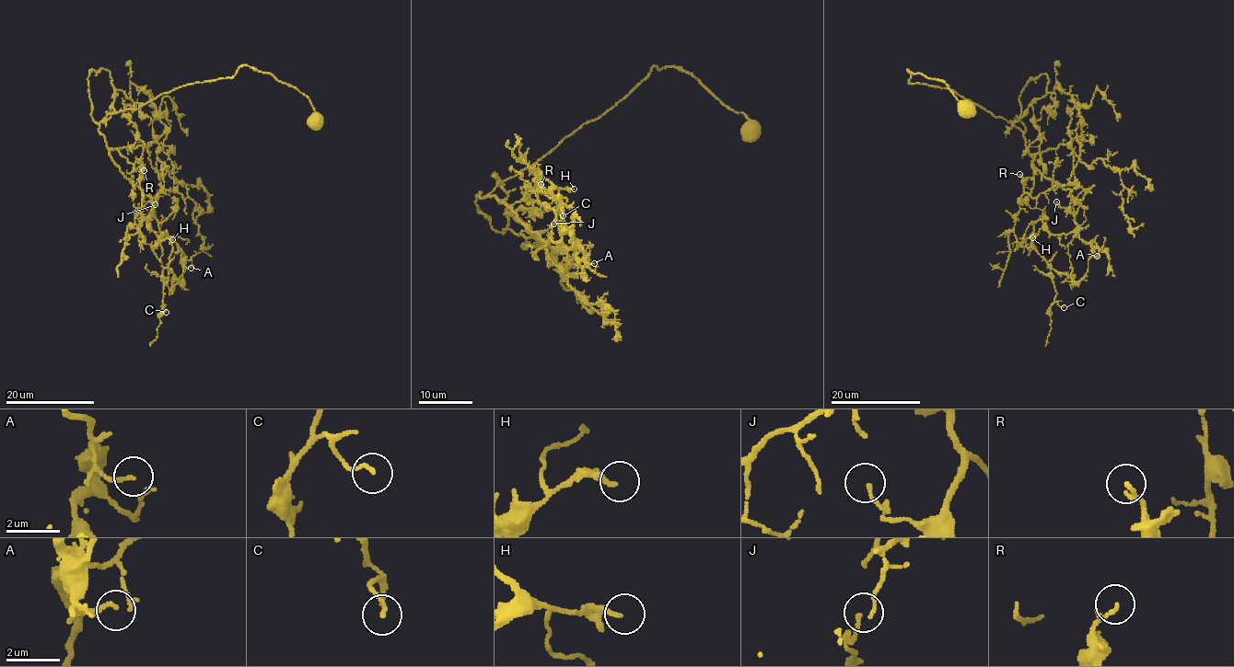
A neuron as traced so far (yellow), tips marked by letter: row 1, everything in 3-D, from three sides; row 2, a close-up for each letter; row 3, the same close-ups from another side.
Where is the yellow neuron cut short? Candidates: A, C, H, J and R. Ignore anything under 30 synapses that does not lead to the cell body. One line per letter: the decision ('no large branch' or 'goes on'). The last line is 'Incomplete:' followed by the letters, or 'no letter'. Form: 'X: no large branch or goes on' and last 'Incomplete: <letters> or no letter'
A: no large branch
C: no large branch
H: no large branch
J: no large branch
R: no large branch
Incomplete: no letter

